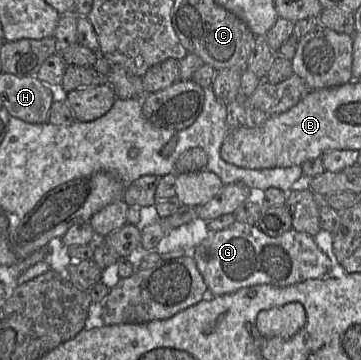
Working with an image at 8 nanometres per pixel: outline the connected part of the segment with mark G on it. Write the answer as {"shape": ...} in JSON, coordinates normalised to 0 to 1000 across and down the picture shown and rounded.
{"shape":[[[651,617],[626,636],[582,644],[576,658],[518,708],[526,708],[543,728],[546,744],[576,797],[576,822],[645,814],[662,803],[720,789],[784,797],[853,775],[920,769],[914,767],[917,725],[878,683],[870,661],[850,647],[825,644],[812,633],[776,656],[748,658],[706,625]]]}

